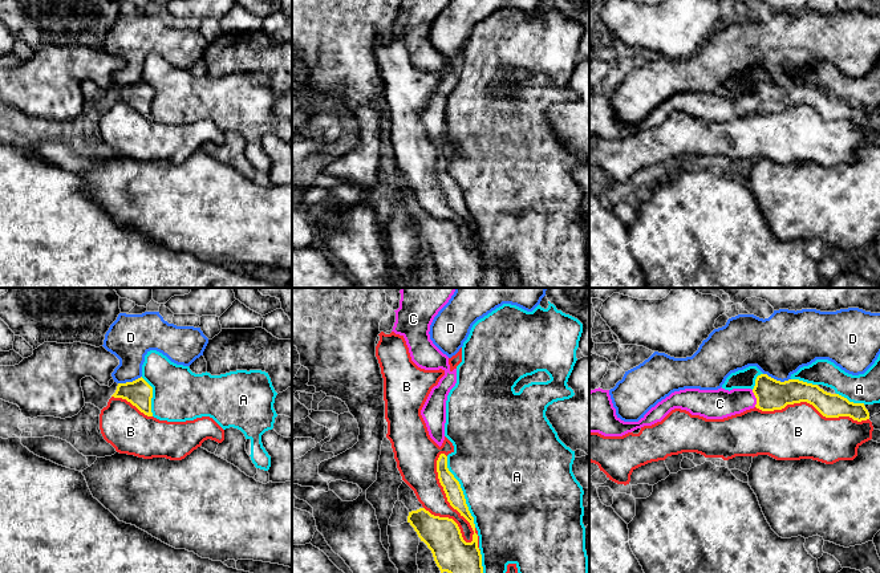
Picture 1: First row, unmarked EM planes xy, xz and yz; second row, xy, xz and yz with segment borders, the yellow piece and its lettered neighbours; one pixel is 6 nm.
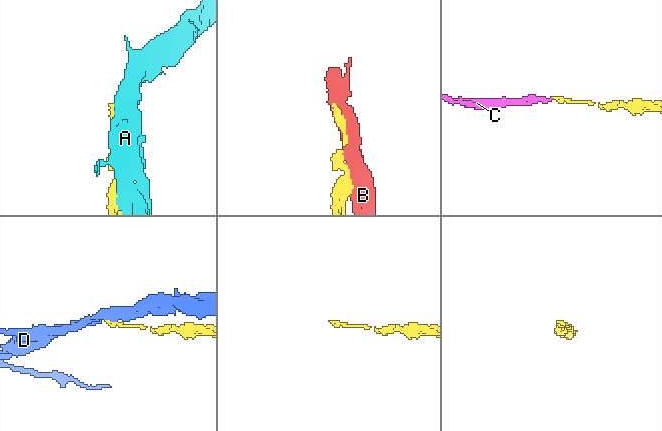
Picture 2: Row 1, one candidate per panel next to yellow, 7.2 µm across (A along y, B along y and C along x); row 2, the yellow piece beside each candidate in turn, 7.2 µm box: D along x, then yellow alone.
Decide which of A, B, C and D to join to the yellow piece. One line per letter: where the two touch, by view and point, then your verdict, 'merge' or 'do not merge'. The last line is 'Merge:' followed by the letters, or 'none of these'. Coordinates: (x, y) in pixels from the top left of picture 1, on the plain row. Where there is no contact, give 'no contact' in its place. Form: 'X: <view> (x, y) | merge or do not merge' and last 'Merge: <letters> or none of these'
A: xz (462, 195) | do not merge
B: xz (447, 203) | do not merge
C: yz (755, 100) | merge
D: yz (775, 82) | do not merge
Merge: C

